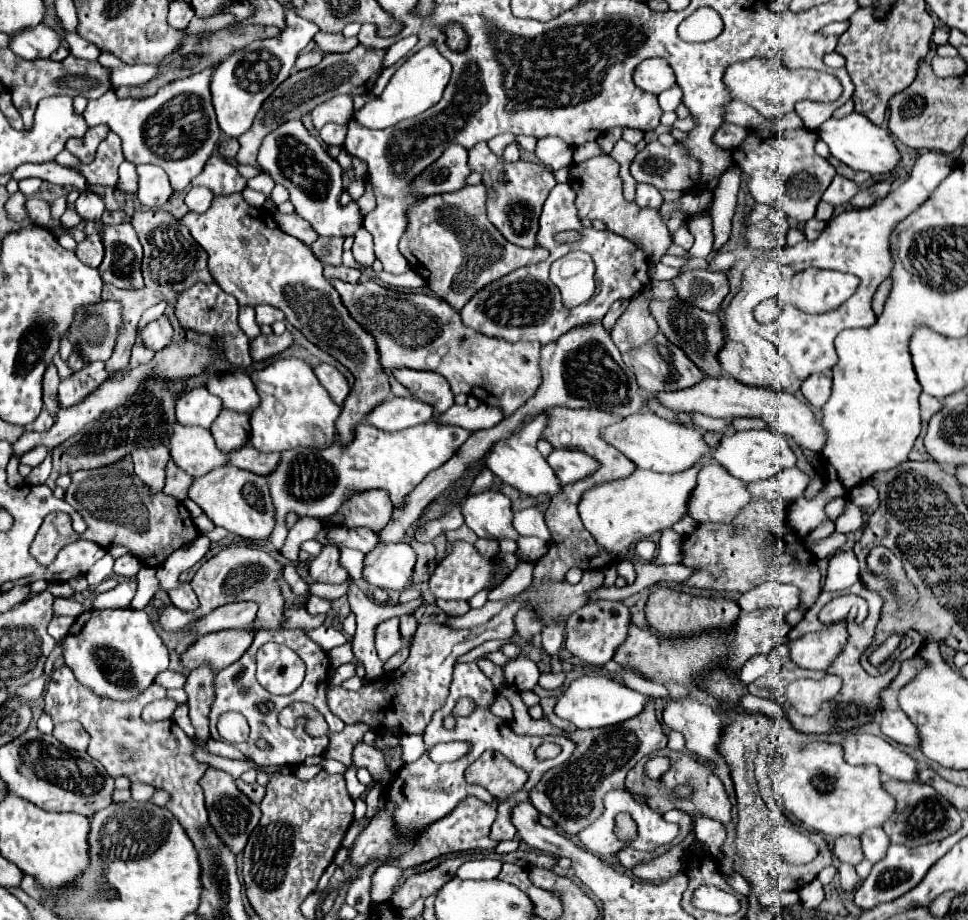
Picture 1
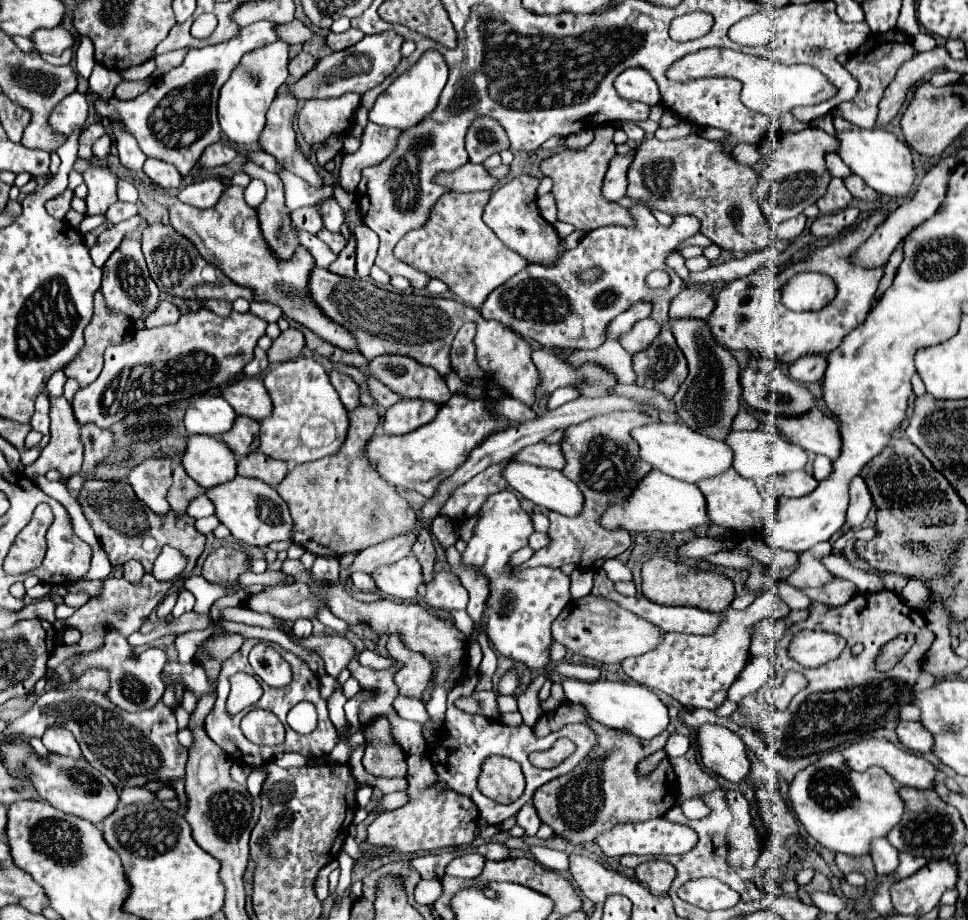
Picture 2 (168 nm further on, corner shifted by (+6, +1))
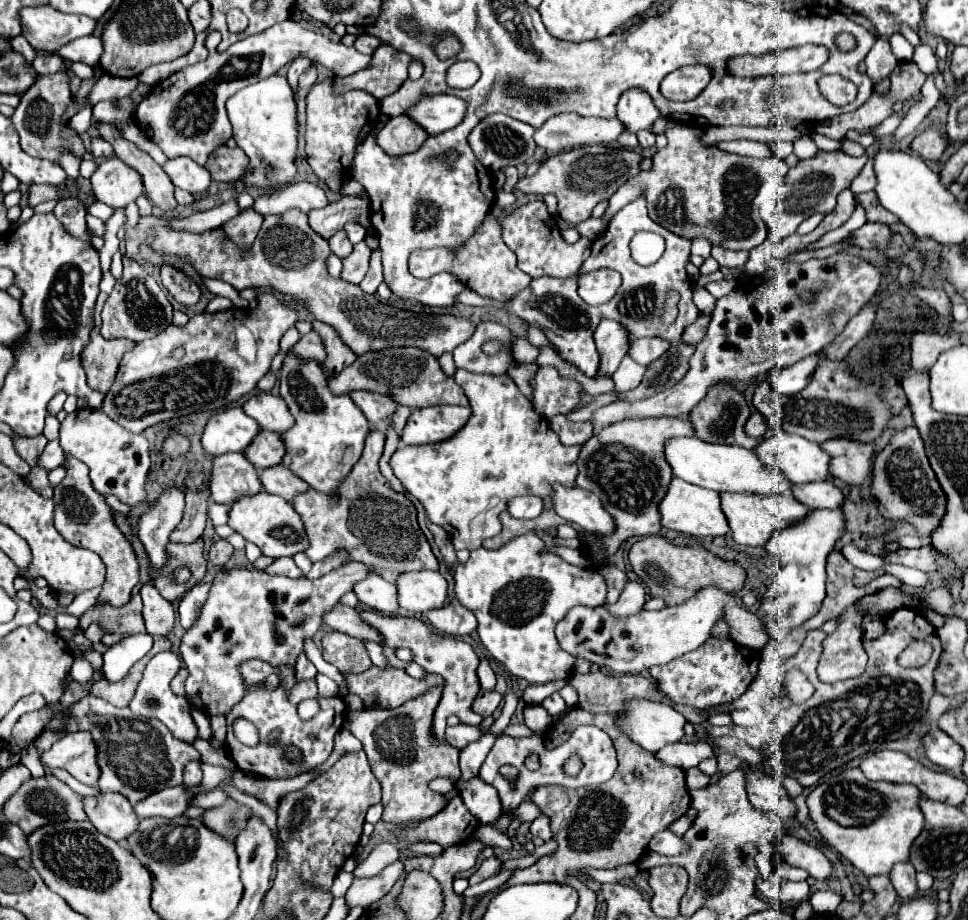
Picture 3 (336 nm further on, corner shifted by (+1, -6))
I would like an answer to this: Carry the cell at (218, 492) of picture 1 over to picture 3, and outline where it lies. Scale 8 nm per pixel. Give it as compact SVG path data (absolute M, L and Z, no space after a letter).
M257 493L251 497L241 497L237 503L233 503L231 513L229 513L229 525L241 533L247 541L255 543L263 555L271 559L281 559L281 557L293 557L295 553L303 553L309 547L309 539L305 535L303 521L299 513L293 509L293 505L277 495L271 493Z

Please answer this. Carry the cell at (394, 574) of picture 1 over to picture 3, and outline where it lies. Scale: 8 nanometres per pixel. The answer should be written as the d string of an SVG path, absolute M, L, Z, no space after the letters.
M411 571L397 577L399 603L413 613L439 609L447 601L447 581L439 571Z

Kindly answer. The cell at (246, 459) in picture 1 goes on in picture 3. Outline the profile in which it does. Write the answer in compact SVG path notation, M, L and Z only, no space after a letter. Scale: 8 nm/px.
M277 465L277 467L265 469L261 473L261 483L263 483L267 493L279 495L285 501L293 501L297 495L301 495L301 493L305 493L309 489L309 485L303 479L299 479L285 465Z

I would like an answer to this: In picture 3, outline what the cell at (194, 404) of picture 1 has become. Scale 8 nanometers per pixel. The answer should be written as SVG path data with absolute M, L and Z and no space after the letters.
M229 407L207 421L201 441L205 451L215 457L231 451L243 453L257 433L259 423L255 419L245 415L241 407Z

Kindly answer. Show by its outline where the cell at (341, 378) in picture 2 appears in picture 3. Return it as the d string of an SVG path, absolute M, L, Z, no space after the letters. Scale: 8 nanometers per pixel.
M355 391L351 393L351 399L357 403L357 407L361 407L361 411L365 413L371 425L381 419L391 419L397 409L397 403L389 395L381 395L373 391Z

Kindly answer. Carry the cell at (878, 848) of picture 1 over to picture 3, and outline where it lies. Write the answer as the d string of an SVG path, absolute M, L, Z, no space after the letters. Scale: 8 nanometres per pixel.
M899 863L897 867L893 867L893 875L889 877L901 899L913 899L917 895L919 889L915 883L915 869L911 863Z

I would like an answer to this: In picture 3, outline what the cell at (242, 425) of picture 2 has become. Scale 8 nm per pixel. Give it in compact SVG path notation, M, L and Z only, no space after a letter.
M263 431L253 439L253 443L245 449L245 457L255 465L257 471L281 465L281 459L285 455L285 445L277 433Z

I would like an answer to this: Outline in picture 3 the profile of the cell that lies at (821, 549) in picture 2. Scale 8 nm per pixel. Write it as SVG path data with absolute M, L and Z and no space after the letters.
M711 637L697 651L685 653L683 657L673 659L667 665L657 665L649 669L649 673L659 685L659 689L671 701L685 703L703 711L721 703L731 703L737 697L741 697L749 689L749 685L755 681L757 669L759 669L759 655L755 649L741 647L739 643L733 643L731 639Z

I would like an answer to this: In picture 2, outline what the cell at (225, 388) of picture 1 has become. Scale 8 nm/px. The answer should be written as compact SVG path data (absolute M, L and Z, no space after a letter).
M238 378L222 388L222 398L236 410L238 416L262 420L272 412L270 396L260 378Z

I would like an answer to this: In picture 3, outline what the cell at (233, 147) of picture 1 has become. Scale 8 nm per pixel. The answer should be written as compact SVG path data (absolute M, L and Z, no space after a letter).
M221 145L213 151L213 155L209 155L205 167L209 169L209 173L213 175L215 181L235 183L245 173L247 161L249 161L247 155L239 147L229 149L229 147Z

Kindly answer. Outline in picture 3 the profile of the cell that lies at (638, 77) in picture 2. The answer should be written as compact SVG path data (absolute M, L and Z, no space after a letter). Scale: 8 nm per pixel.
M625 91L617 103L617 119L625 125L629 133L649 129L657 117L659 111L645 91Z

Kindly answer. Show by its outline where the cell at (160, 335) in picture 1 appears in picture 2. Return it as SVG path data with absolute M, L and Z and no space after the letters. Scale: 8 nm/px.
M164 300L164 302L160 302L160 306L156 308L156 312L148 316L146 328L156 328L156 326L164 326L164 324L174 324L178 318L180 318L178 308L176 308L172 302Z

